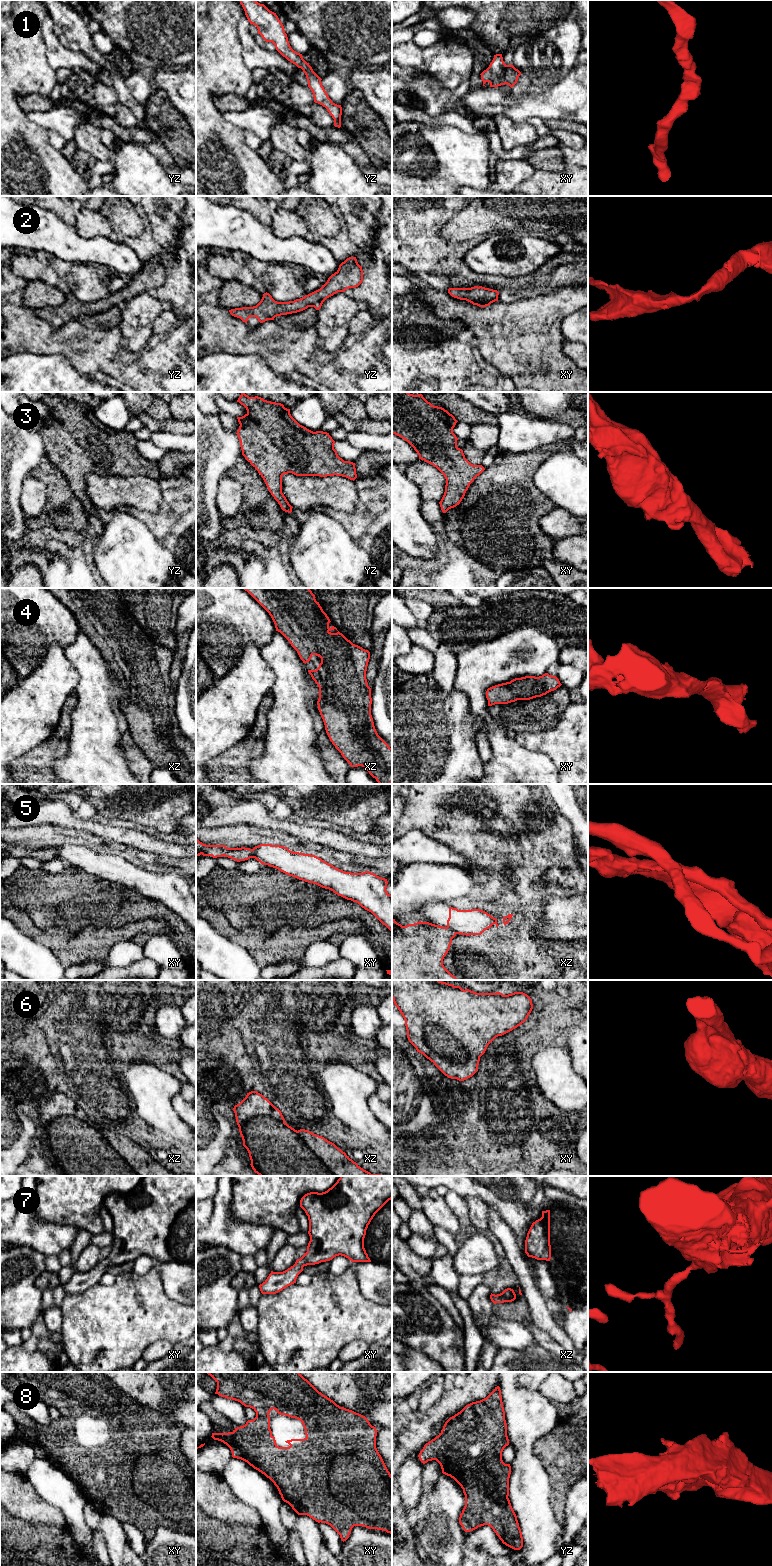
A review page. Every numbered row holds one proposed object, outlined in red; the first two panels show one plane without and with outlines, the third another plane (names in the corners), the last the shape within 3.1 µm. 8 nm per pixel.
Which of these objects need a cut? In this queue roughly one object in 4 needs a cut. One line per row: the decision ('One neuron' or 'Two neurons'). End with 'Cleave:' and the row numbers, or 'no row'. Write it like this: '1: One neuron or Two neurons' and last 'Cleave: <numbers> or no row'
1: One neuron
2: One neuron
3: One neuron
4: One neuron
5: Two neurons
6: One neuron
7: One neuron
8: One neuron
Cleave: 5

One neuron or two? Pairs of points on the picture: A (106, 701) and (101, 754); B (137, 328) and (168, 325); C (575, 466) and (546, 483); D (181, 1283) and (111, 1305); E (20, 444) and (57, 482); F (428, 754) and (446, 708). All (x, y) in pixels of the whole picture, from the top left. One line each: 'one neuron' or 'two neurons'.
A: one neuron
B: two neurons
C: one neuron
D: two neurons
E: two neurons
F: one neuron

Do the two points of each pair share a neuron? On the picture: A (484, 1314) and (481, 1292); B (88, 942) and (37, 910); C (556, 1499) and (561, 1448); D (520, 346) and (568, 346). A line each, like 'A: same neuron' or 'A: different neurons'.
A: same neuron
B: different neurons
C: same neuron
D: different neurons

